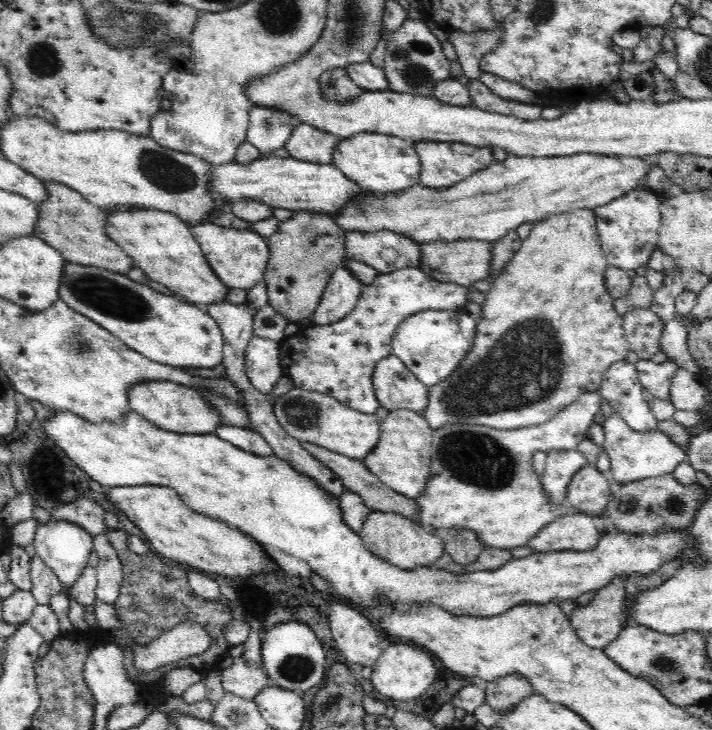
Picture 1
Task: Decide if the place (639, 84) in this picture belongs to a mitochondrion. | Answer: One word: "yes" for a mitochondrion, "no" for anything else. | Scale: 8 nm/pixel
no

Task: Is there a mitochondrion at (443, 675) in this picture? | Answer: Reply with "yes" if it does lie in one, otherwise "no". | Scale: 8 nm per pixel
no

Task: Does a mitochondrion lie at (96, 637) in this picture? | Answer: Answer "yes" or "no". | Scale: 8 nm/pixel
no

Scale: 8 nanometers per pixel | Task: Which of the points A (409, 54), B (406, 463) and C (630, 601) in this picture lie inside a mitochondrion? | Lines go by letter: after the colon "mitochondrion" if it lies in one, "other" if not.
A: mitochondrion
B: other
C: other

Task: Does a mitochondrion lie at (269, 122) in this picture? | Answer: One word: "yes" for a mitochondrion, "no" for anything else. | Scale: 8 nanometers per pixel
yes

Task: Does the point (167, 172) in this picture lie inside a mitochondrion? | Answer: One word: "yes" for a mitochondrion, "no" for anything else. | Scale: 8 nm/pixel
yes

